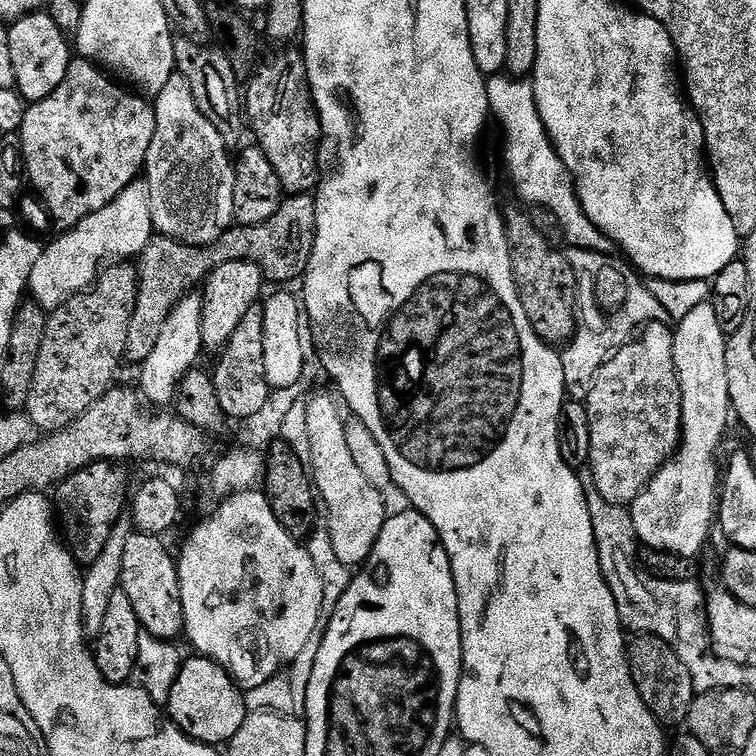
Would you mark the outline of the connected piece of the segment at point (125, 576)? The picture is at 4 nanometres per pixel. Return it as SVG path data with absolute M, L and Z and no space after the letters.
M136 532L126 542L126 554L122 554L122 578L120 587L130 598L134 606L134 614L138 614L141 629L159 640L175 641L176 635L184 632L184 611L180 597L180 569L175 555L168 553L165 541L159 536L147 536Z

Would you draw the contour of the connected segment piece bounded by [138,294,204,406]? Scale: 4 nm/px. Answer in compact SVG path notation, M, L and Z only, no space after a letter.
M203 295L183 296L166 318L166 326L162 326L162 335L158 337L158 343L155 344L154 351L150 353L150 358L146 358L143 364L139 365L140 384L138 383L138 391L149 405L171 405L176 399L176 391L184 375L197 367L196 359L199 358L200 352L202 353L204 348L200 333L203 309Z

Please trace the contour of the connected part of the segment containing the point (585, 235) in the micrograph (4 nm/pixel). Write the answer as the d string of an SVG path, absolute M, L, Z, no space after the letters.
M497 74L487 81L487 85L488 107L495 123L497 120L504 131L504 164L512 175L512 184L516 187L517 194L528 206L545 208L550 210L550 214L554 214L559 235L564 235L568 248L611 253L614 248L611 238L602 234L602 230L598 230L598 226L594 226L594 222L590 222L590 218L586 218L582 210L572 176L544 129L531 83L524 78Z

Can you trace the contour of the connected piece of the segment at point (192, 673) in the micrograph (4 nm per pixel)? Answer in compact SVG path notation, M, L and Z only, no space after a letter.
M199 654L193 657L193 660L185 659L181 663L174 690L170 690L166 715L198 744L227 745L234 734L242 730L242 722L248 717L250 708L244 705L245 693L216 661Z

